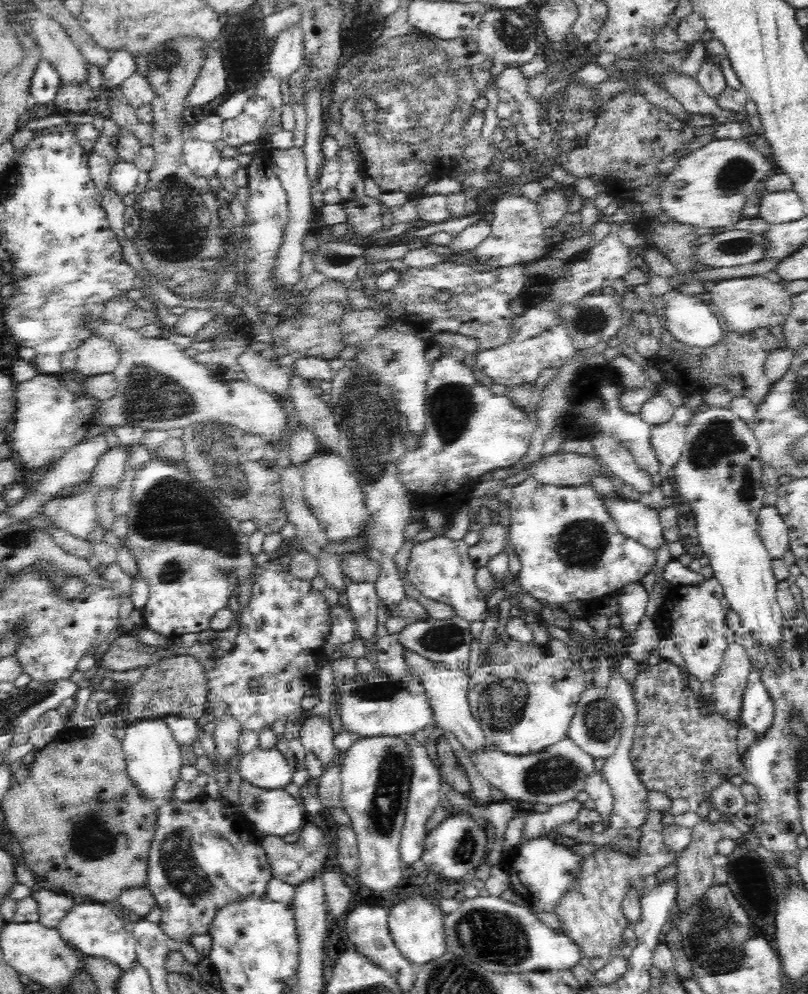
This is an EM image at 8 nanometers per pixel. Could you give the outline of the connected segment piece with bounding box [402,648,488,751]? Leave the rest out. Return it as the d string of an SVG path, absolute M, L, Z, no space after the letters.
M403 648L404 660L406 661L407 672L420 681L420 685L426 691L430 709L432 709L432 717L440 728L449 731L455 735L455 738L462 744L467 751L478 751L486 749L486 740L482 727L473 717L467 692L469 685L469 674L467 671L448 670L444 663L439 664L437 661L431 662L425 656Z

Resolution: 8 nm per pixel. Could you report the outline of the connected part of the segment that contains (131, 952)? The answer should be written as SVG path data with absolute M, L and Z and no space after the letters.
M90 901L75 904L57 926L60 936L72 946L79 948L84 955L98 957L116 965L122 972L129 971L137 961L135 938L124 927L126 918L120 918L112 908L104 903Z

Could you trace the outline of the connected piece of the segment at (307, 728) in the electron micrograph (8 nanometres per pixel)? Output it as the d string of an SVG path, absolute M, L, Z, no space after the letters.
M323 715L308 717L304 720L299 736L304 749L313 752L323 766L335 758L333 745L335 734L328 717Z

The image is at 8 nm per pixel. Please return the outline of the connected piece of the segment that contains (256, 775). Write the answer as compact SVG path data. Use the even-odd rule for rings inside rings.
M276 748L258 749L252 754L240 756L240 762L236 764L242 777L242 783L252 784L252 787L263 790L285 790L288 784L293 783L293 768L289 766L287 758Z

